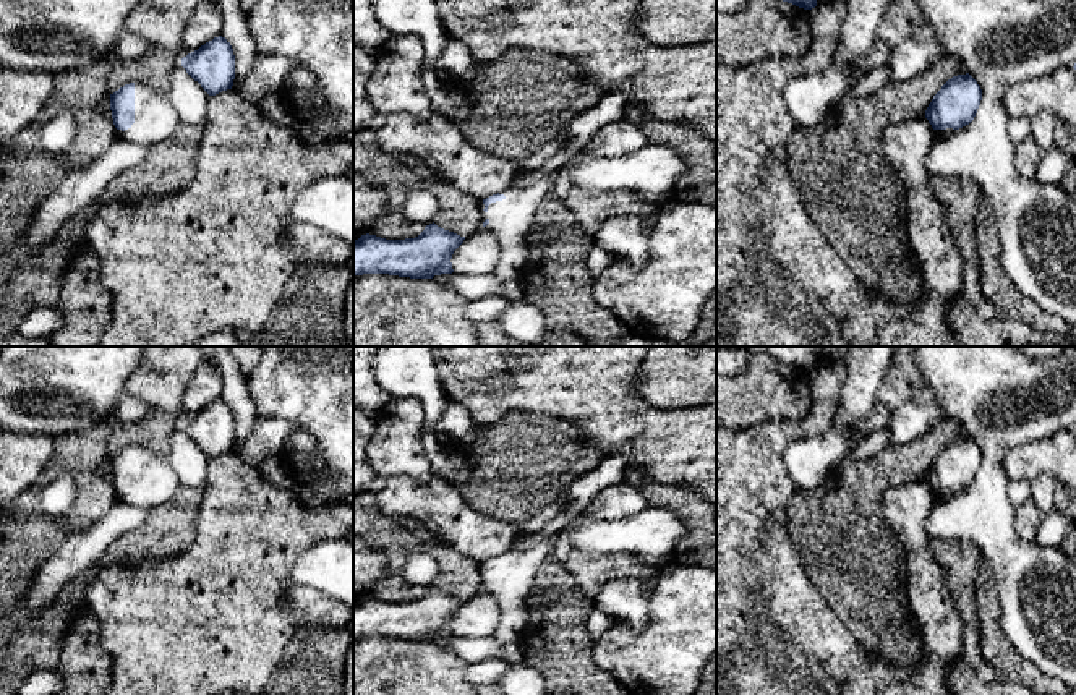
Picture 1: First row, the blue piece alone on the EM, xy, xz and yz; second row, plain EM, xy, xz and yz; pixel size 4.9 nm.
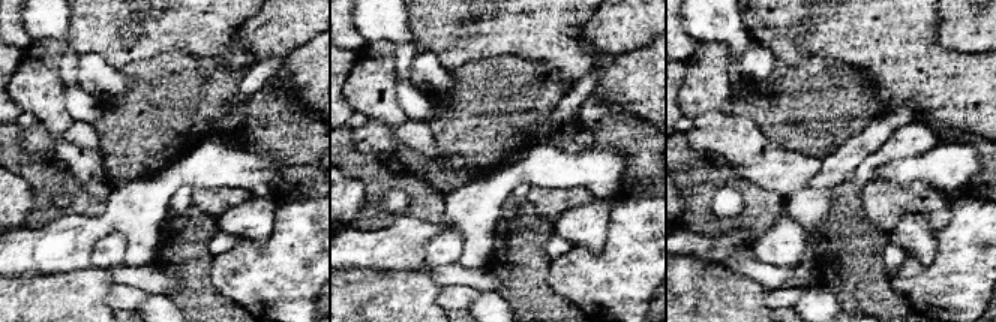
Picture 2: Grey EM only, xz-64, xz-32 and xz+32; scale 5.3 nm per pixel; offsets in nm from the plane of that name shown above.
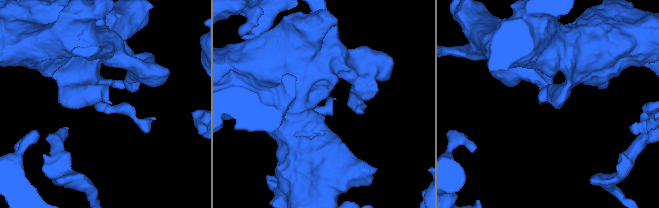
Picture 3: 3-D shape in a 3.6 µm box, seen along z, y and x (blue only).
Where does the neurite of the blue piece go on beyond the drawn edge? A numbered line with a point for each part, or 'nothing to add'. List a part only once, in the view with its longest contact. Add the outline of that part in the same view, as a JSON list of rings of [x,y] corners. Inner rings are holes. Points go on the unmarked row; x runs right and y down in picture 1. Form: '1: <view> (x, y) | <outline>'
1: xy (156, 481) | [[[134,446],[134,486],[125,494],[117,492],[117,501],[154,509],[170,501],[178,488],[180,481],[169,455]]]

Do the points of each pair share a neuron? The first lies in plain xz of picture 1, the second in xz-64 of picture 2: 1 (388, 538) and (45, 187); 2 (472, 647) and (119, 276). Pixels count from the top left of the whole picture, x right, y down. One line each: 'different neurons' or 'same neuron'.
1: same neuron
2: same neuron

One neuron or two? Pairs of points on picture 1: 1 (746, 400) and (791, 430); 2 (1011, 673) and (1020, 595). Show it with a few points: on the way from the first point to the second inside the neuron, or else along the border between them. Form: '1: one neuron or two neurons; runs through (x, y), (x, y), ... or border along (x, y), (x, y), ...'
1: two neurons; border along (811, 404), (802, 418), (765, 420), (739, 430)
2: two neurons; border along (1000, 613), (1000, 627), (1007, 640), (1044, 673)

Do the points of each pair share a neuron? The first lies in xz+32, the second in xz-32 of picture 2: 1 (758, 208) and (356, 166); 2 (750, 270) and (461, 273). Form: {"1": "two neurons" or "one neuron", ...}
{"1": "one neuron", "2": "one neuron"}

